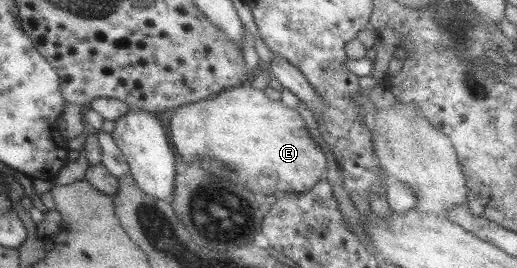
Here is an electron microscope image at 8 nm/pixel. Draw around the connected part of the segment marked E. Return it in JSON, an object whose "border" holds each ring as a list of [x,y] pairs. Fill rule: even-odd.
{"border":[[[248,82],[175,107],[169,122],[169,134],[173,148],[184,162],[198,162],[206,174],[246,188],[253,194],[308,191],[326,172],[325,157],[309,136],[308,128],[296,109],[284,106],[280,100],[267,98],[264,91],[251,87]]]}

